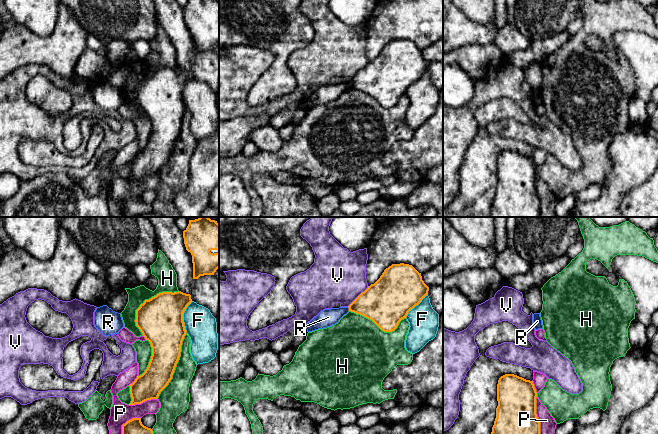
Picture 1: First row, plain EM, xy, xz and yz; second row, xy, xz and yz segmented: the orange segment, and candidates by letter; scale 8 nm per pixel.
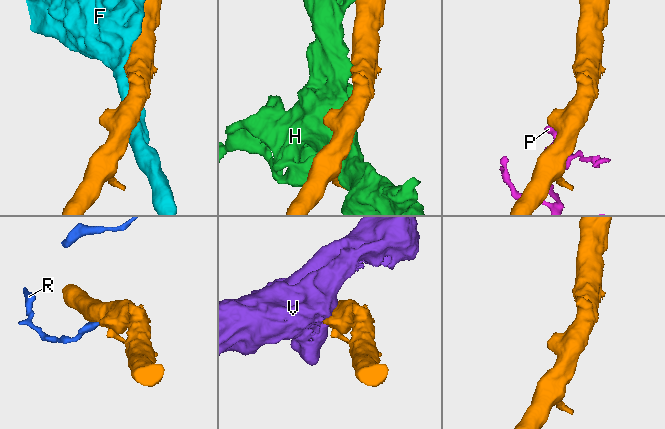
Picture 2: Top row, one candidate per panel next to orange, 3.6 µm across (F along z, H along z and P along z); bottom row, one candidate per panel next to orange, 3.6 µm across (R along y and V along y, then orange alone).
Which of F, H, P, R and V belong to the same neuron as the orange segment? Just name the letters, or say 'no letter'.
no letter

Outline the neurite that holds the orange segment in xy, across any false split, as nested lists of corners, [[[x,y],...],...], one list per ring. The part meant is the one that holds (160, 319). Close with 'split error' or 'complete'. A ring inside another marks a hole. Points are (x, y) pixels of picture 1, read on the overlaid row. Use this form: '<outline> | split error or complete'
[[[162,292],[145,300],[136,310],[136,326],[152,347],[152,356],[145,372],[137,376],[130,384],[132,401],[129,405],[141,404],[147,400],[157,399],[160,392],[172,379],[176,364],[180,357],[181,345],[186,335],[183,313],[192,302],[191,295],[178,292]]] | complete

